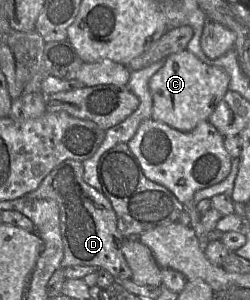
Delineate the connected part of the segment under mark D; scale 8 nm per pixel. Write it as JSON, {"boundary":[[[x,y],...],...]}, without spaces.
{"boundary":[[[66,160],[46,176],[40,186],[26,197],[34,200],[51,199],[59,207],[60,231],[64,247],[61,268],[77,265],[105,269],[113,275],[115,282],[132,278],[132,271],[122,252],[124,238],[117,228],[117,215],[110,200],[83,179],[84,166],[81,161]]]}

